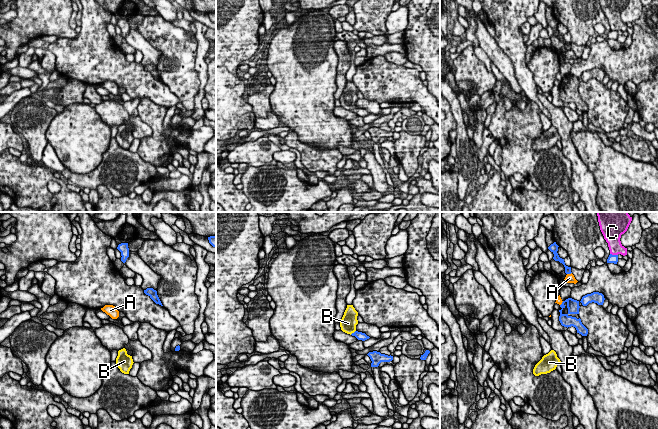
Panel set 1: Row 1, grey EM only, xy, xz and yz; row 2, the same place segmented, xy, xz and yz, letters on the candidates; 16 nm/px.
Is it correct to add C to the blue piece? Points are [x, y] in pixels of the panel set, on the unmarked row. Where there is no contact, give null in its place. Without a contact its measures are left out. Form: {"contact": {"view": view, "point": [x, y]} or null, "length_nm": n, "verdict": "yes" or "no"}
{"contact": {"view": "yz", "point": [614, 31]}, "length_nm": 130, "verdict": "no"}

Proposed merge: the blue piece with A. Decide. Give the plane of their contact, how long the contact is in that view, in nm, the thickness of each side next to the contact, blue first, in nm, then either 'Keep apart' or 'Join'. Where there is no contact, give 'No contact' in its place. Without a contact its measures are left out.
Touches blue in yz. Shared border 90 nm. Thickness 100 nm (blue) against 140 nm. Keep apart

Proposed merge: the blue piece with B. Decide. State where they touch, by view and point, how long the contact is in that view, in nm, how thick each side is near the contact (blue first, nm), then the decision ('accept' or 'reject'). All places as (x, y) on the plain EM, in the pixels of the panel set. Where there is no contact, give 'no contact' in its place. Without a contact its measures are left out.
xz (352, 109) | 120 nm | 130/260 nm | accept

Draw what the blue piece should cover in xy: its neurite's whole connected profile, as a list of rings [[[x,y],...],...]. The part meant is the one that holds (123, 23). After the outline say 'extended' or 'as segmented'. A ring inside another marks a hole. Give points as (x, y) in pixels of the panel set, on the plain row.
[[[121,19],[118,21],[117,25],[121,28],[121,37],[123,39],[126,38],[127,34],[129,33],[129,24],[128,19]]]; as segmented

